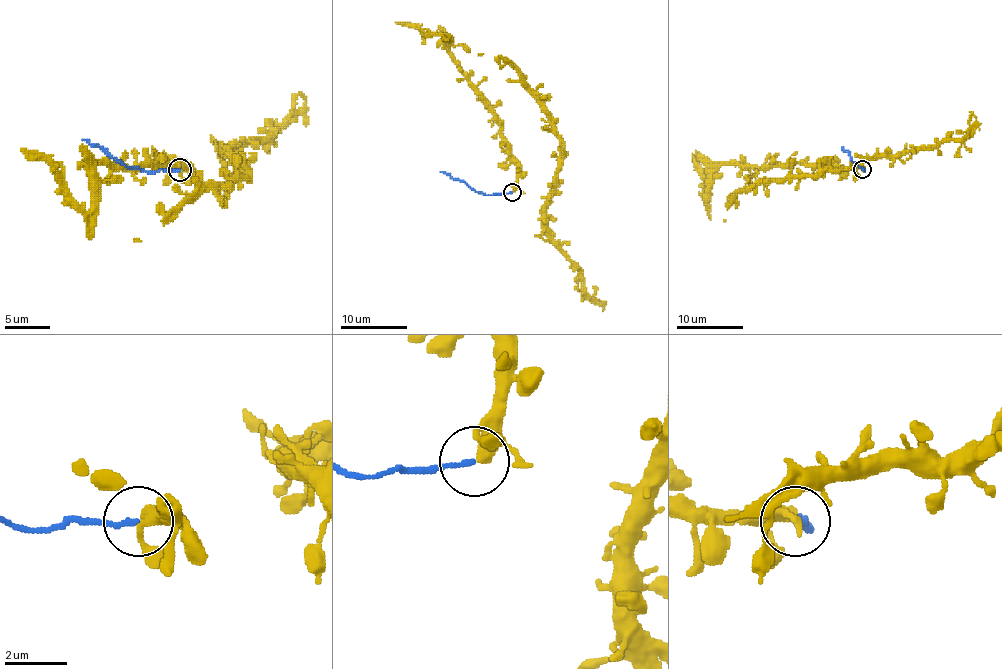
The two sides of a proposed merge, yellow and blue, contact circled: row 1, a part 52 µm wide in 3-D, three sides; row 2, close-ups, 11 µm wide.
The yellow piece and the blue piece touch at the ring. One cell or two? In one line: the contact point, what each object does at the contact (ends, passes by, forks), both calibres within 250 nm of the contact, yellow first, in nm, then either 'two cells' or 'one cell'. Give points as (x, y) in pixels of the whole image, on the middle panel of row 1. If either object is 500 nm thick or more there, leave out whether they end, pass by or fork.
at (512, 192); yellow forks there; blue ends there; 260 nm thick on the yellow side, 170 nm on the other; two cells

